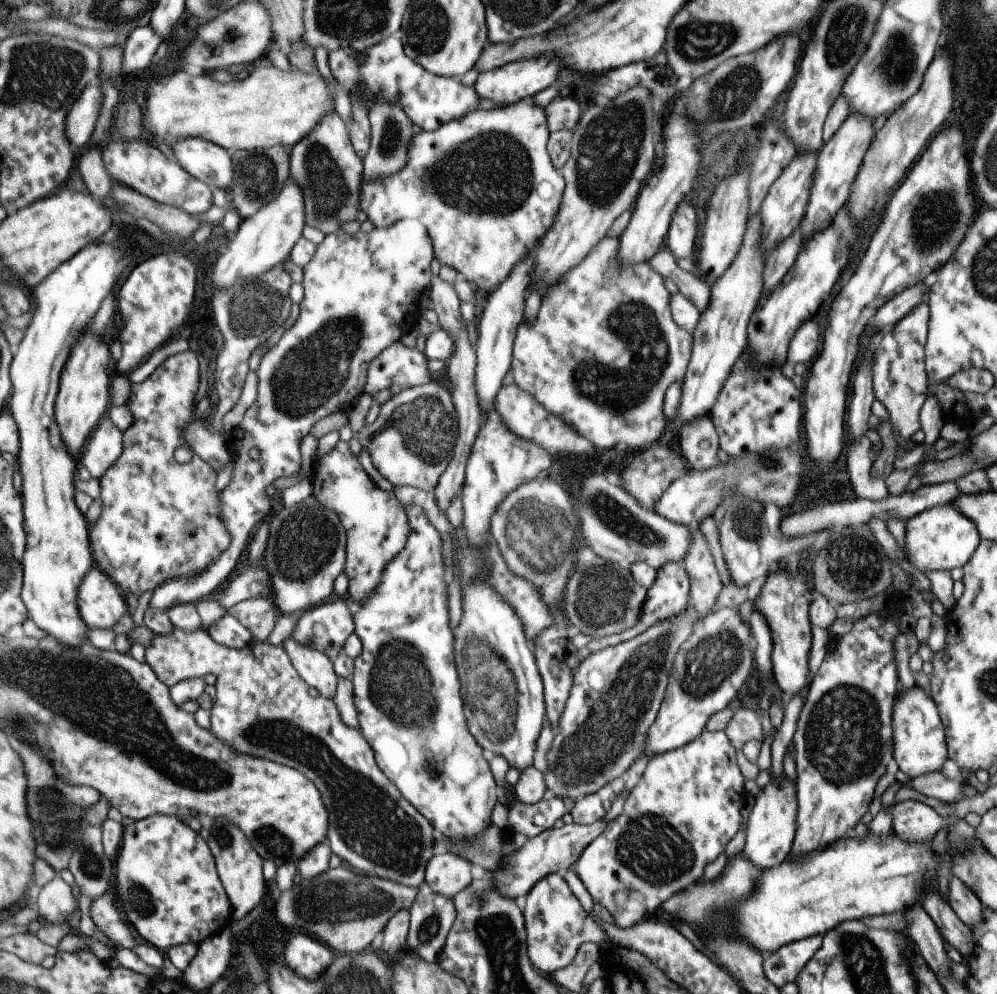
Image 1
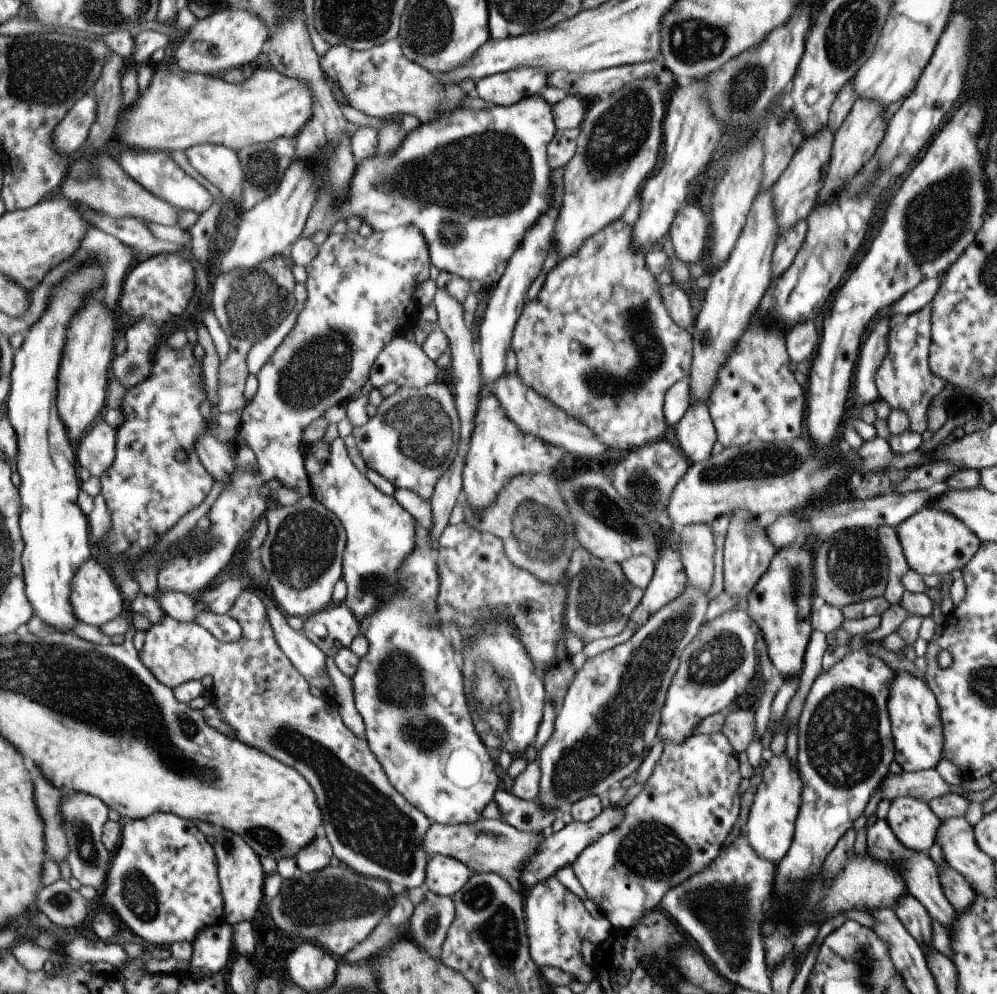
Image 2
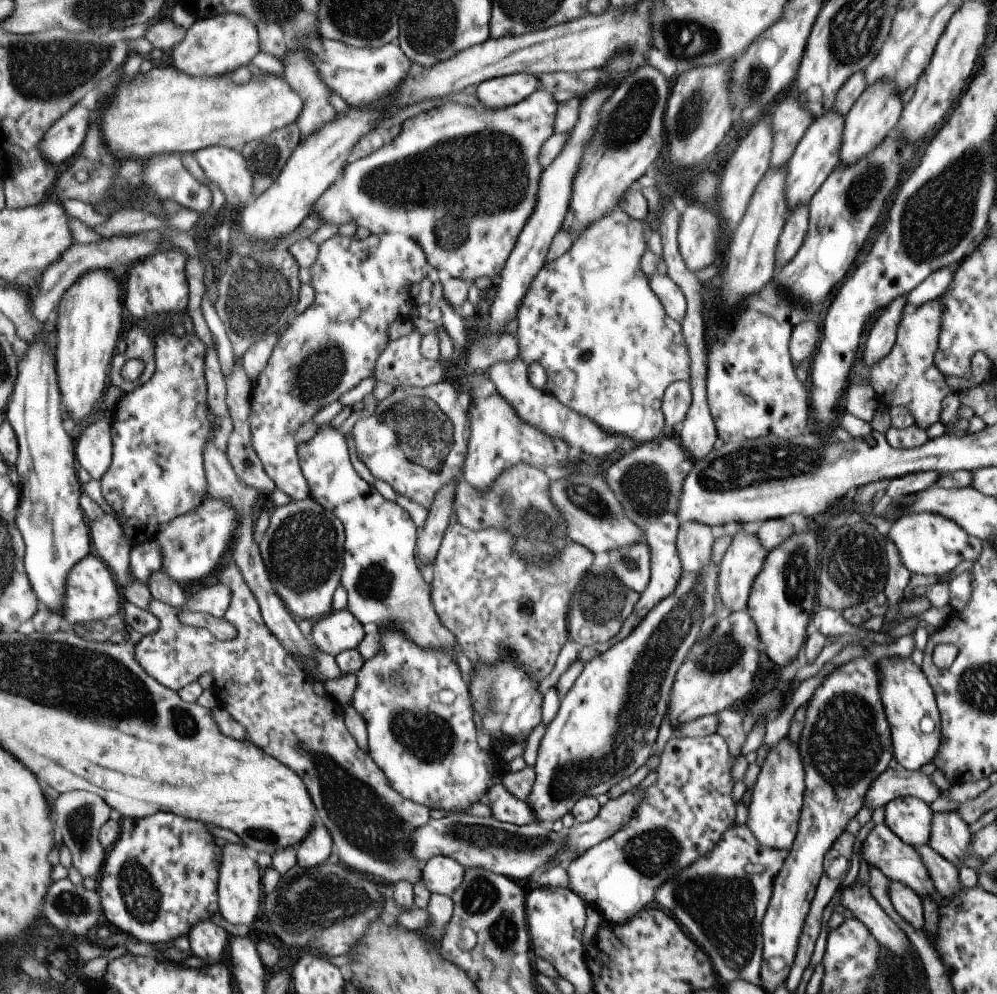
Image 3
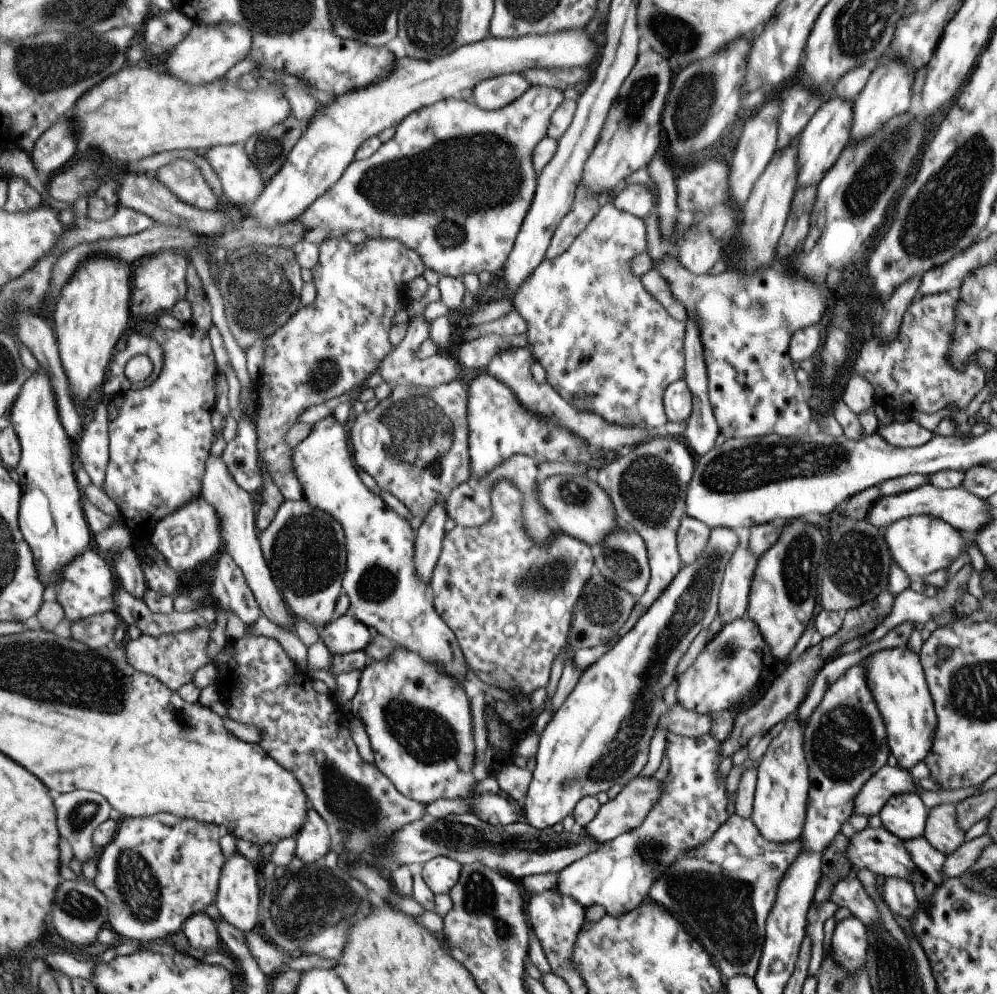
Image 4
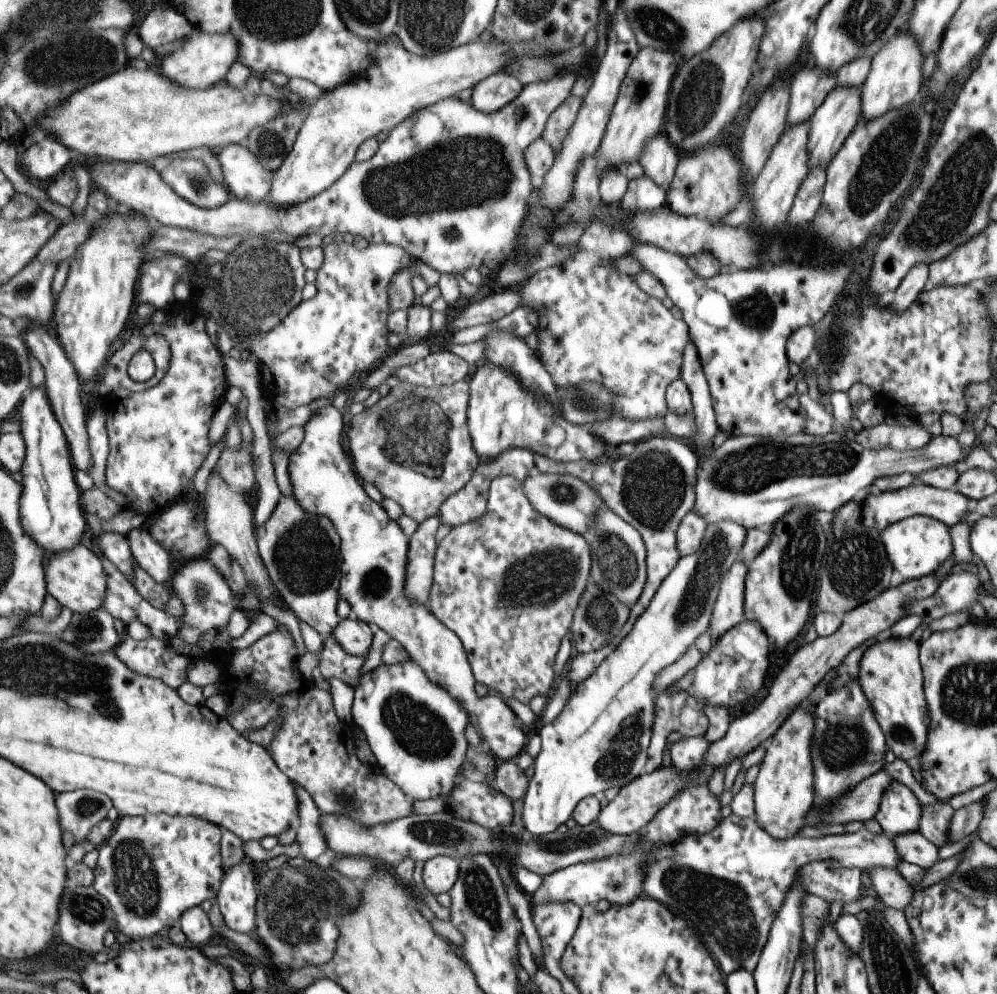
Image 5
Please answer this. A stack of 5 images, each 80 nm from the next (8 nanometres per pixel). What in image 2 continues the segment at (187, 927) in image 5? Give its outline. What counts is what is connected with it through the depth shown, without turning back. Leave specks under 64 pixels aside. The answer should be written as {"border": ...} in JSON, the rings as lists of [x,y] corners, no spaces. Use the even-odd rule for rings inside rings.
{"border":[[[223,922],[221,925],[210,926],[195,937],[193,956],[190,960],[190,973],[195,978],[214,975],[227,970],[232,964],[234,945],[233,928]]]}

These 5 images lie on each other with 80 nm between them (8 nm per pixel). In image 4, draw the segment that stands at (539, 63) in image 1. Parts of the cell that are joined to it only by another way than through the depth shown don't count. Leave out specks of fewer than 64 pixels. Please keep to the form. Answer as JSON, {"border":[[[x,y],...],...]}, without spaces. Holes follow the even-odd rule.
{"border":[[[509,73],[478,82],[472,88],[475,106],[490,111],[509,105],[531,85],[520,74]]]}

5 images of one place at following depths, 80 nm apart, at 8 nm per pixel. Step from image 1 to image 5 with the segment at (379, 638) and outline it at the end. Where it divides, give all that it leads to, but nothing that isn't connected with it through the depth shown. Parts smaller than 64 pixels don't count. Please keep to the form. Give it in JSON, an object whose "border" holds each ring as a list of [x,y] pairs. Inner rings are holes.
{"border":[[[409,658],[401,664],[383,663],[376,669],[364,674],[354,689],[352,719],[366,736],[378,761],[378,769],[393,780],[408,797],[413,800],[435,799],[451,795],[453,776],[457,774],[467,742],[464,730],[467,726],[467,713],[459,703],[451,698],[442,686],[435,684],[419,663]]]}

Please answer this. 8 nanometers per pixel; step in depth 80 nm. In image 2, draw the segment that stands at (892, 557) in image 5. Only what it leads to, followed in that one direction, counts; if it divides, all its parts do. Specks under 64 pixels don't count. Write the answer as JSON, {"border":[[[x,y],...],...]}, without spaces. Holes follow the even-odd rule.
{"border":[[[934,506],[921,507],[894,527],[894,531],[908,568],[920,575],[942,575],[961,569],[971,560],[981,543],[959,519]]]}

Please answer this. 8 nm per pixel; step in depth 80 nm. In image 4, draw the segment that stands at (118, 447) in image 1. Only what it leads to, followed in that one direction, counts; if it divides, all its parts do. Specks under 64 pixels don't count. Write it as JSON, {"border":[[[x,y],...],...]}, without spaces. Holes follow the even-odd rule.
{"border":[[[99,402],[94,417],[84,429],[84,442],[77,448],[81,466],[90,476],[90,483],[104,488],[110,461],[110,402]]]}

